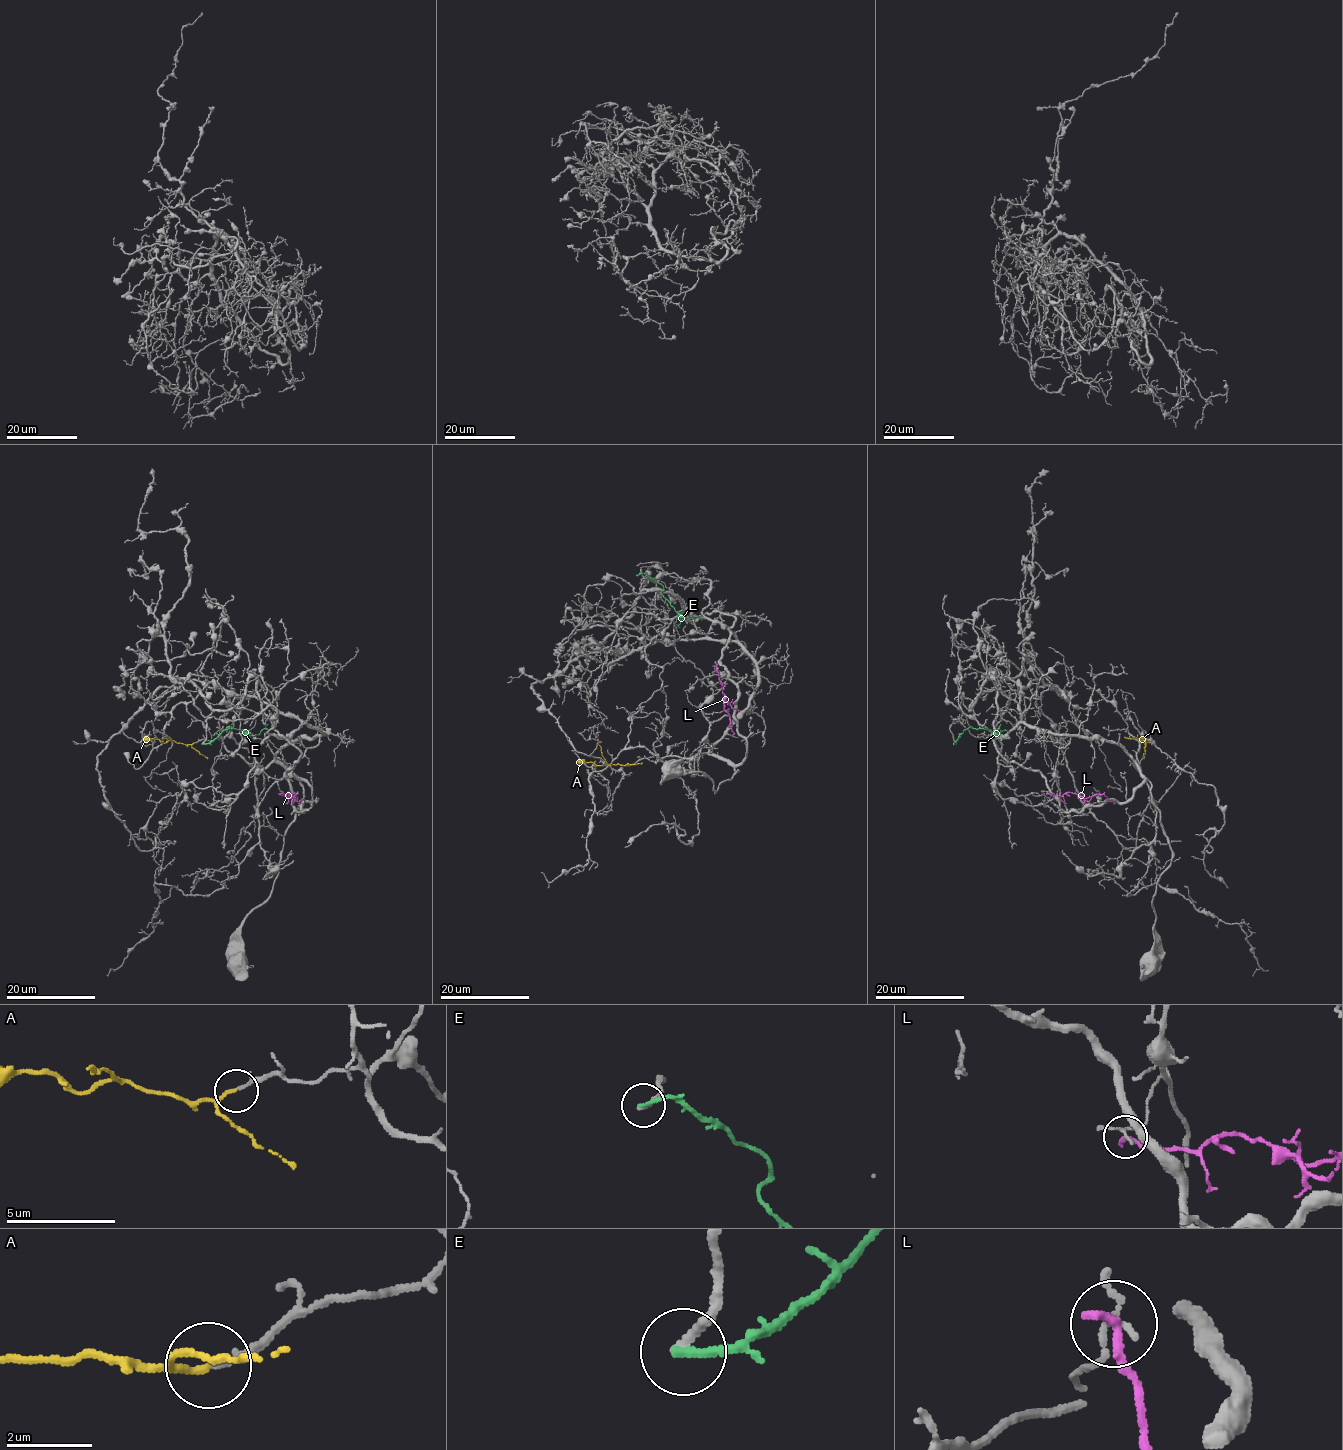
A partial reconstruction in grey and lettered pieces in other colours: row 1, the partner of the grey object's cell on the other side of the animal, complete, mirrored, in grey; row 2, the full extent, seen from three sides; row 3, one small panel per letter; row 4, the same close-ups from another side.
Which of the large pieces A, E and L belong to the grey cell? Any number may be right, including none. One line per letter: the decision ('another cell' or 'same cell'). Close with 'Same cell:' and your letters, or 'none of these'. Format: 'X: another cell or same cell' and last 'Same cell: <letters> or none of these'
A: same cell
E: another cell
L: another cell
Same cell: A

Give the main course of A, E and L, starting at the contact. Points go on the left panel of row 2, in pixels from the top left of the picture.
A: (196, 743), (161, 743), (143, 736)
E: (202, 744), (209, 743), (227, 728), (258, 735), (267, 724)
L: (282, 793), (284, 795), (287, 792), (289, 798), (295, 794), (298, 804)

